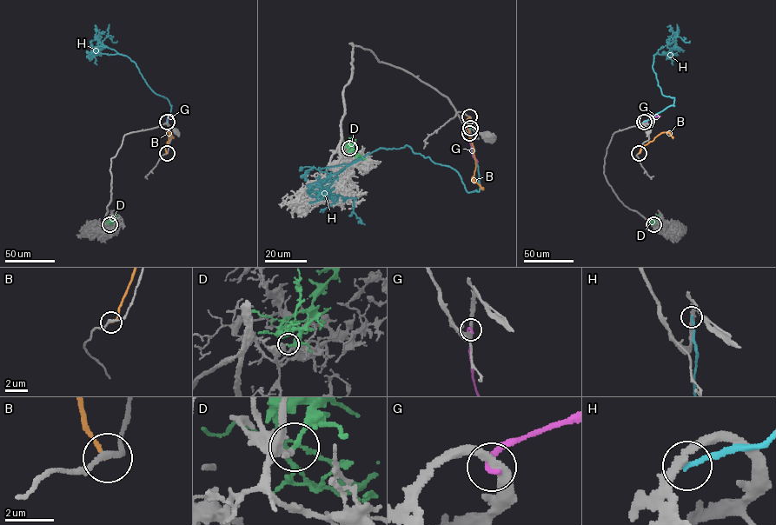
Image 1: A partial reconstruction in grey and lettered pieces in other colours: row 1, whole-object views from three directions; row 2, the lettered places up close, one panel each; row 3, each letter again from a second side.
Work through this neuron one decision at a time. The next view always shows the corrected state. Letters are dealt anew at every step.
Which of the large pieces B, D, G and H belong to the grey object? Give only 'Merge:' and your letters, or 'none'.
Merge: D

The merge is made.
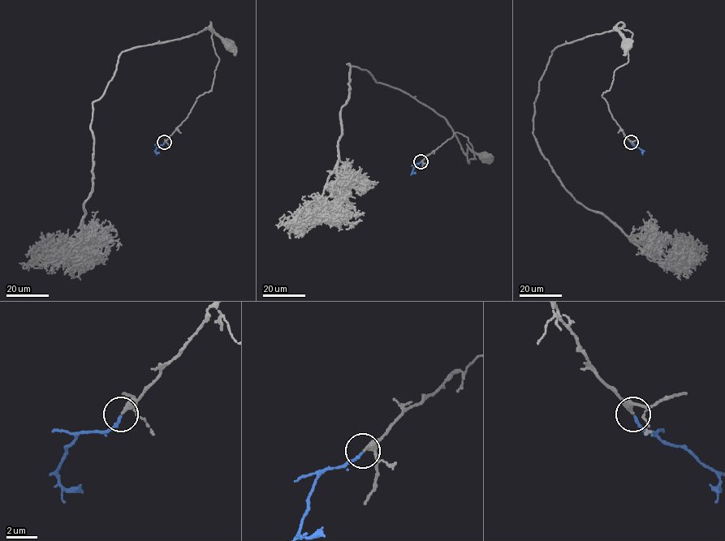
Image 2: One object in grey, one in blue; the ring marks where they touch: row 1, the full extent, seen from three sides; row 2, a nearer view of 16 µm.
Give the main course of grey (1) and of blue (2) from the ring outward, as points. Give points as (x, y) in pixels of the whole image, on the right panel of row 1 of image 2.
1: (631, 142), (602, 95), (611, 86), (614, 71), (628, 60), (632, 33), (619, 22), (616, 29), (627, 45)
2: (631, 142), (641, 152)

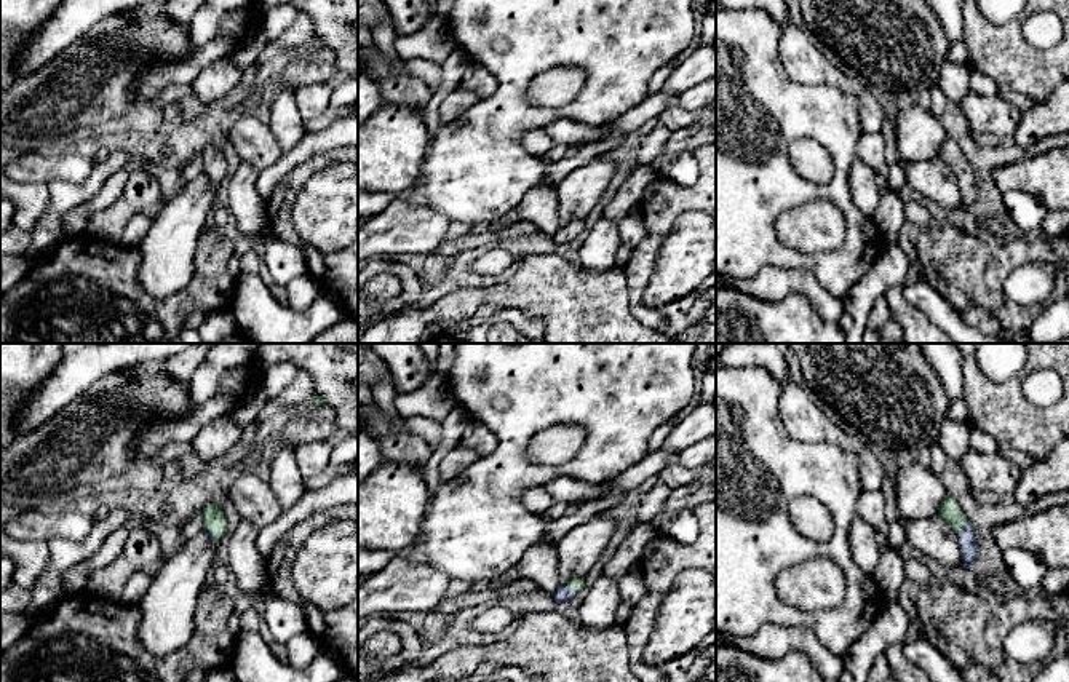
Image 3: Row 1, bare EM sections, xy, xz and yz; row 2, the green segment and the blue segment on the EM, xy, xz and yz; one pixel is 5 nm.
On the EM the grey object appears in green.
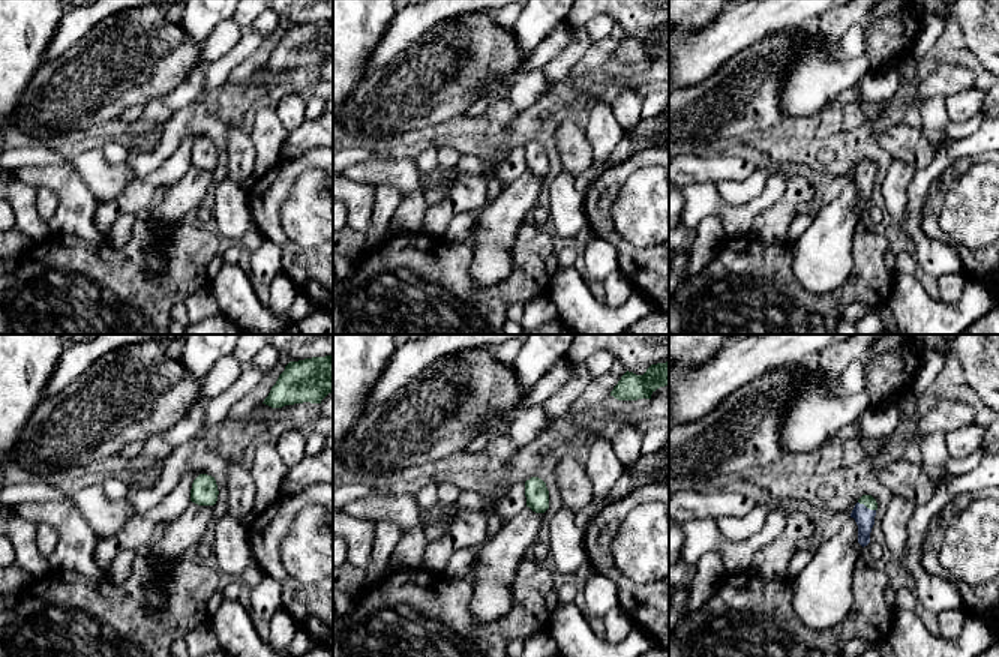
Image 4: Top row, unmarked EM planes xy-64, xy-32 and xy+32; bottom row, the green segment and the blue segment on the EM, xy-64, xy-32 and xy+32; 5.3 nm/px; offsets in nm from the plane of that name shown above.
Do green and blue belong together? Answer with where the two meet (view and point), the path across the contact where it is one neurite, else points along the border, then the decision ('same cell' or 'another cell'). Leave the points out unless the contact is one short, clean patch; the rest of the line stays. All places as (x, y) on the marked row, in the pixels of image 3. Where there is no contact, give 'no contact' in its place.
contact yz (962, 527); way yz (949, 511), (962, 527), (967, 537); same cell

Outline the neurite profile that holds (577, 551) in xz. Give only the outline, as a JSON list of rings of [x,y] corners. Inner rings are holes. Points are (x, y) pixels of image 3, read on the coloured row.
[[[593,516],[585,524],[569,530],[556,543],[559,585],[566,585],[575,577],[588,577],[617,529],[615,521]]]

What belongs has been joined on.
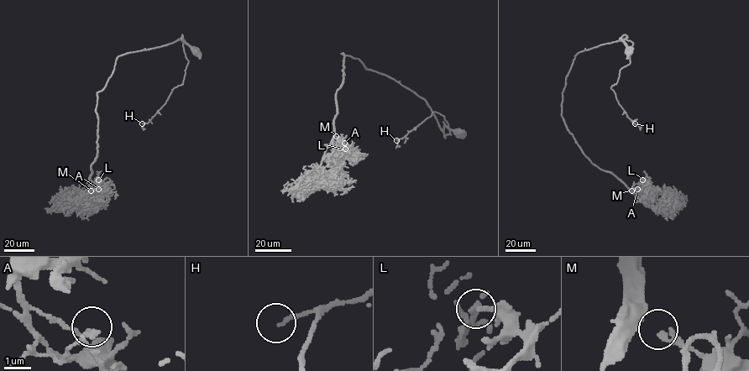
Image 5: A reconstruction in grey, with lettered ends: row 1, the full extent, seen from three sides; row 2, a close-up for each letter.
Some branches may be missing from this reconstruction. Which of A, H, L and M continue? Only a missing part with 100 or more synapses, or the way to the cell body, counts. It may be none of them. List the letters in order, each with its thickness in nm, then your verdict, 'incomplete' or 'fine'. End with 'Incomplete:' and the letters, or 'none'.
A: 110 nm | fine
H: 130 nm | incomplete
L: 140 nm | fine
M: 140 nm | fine
Incomplete: H

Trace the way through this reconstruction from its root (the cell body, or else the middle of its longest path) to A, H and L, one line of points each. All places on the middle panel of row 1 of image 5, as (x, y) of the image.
A: (459, 133), (445, 124), (442, 130), (416, 94), (343, 53), (332, 147), (339, 148), (340, 139), (344, 143)
H: (459, 133), (445, 124), (441, 129), (445, 138), (451, 134), (448, 124), (443, 116), (433, 112), (396, 140)
L: (459, 133), (445, 124), (442, 130), (416, 94), (343, 53), (332, 147), (344, 143), (345, 148)

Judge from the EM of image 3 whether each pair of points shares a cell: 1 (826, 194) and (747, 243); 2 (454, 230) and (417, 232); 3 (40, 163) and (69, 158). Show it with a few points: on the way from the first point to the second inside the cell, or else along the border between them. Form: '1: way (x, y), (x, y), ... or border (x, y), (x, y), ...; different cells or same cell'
1: way (804, 192), (788, 192), (759, 221); same cell
2: border (451, 222), (443, 240); different cells
3: way (47, 163), (63, 163); same cell

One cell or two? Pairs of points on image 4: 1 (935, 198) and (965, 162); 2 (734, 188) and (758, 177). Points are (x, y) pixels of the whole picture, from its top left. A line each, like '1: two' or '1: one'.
1: one
2: one

